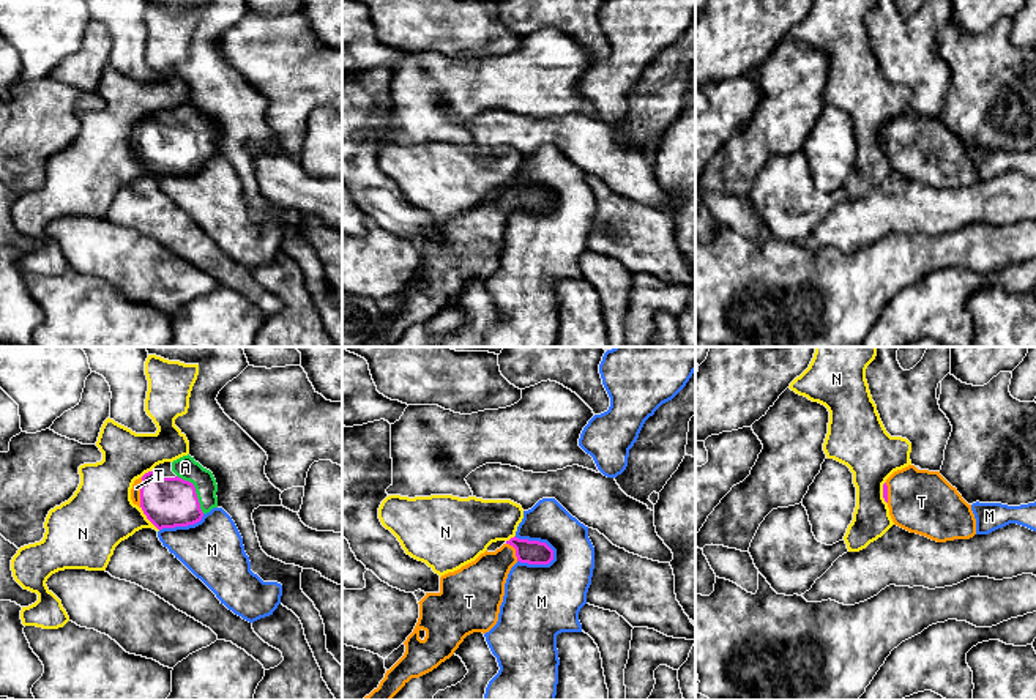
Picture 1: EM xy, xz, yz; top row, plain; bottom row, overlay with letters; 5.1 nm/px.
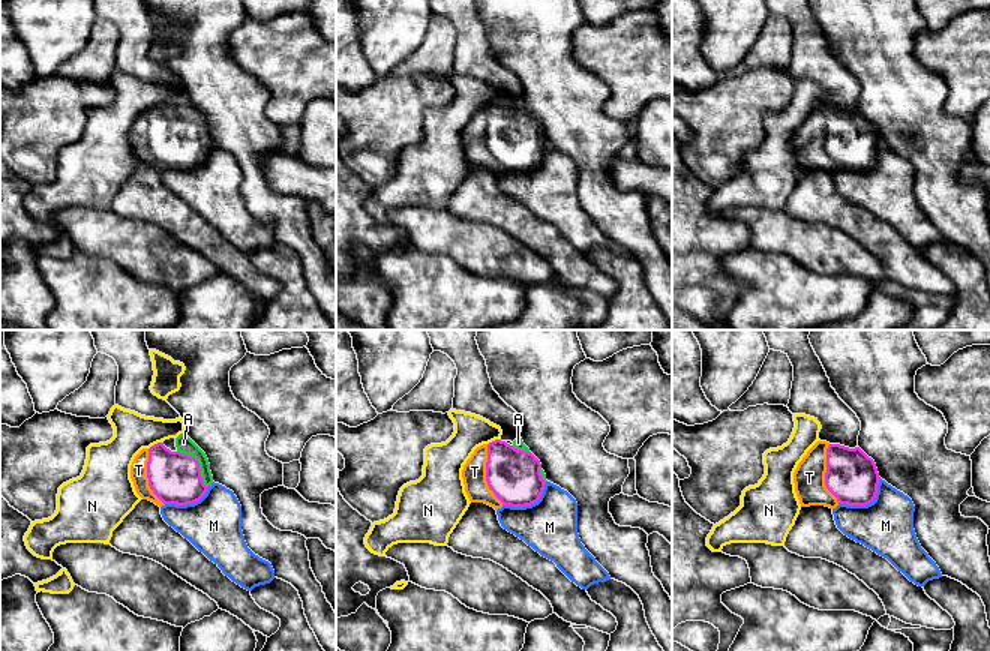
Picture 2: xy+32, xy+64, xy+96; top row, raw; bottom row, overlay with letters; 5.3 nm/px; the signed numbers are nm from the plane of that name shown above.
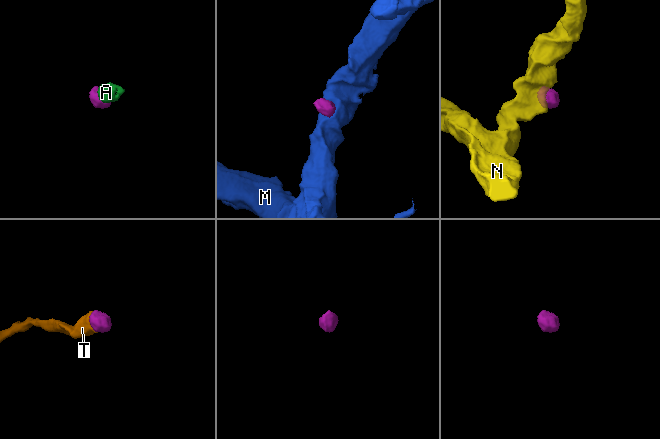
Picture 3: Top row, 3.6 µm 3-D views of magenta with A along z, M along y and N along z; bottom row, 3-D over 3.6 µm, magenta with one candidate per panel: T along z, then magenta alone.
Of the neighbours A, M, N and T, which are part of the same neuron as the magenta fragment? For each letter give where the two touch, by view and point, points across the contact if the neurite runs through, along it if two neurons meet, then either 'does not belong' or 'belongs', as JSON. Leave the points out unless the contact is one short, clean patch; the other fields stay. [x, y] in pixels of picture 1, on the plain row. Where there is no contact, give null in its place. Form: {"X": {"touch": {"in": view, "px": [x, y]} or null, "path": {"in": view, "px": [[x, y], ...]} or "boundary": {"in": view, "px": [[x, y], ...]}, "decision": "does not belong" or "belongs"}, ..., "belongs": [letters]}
{"A": {"touch": {"in": "xy", "px": [194, 137]}, "path": {"in": "xy", "px": [[167, 148], [180, 148], [194, 137], [191, 122], [185, 114]]}, "decision": "belongs"}, "M": {"touch": {"in": "xz", "px": [538, 188]}, "boundary": {"in": "xz", "px": [[514, 183], [543, 188], [552, 197], [554, 205]]}, "decision": "does not belong"}, "N": {"touch": {"in": "xy", "px": [147, 164]}, "boundary": {"in": "xy", "px": [[141, 153], [145, 164], [158, 177]]}, "decision": "does not belong"}, "T": {"touch": {"in": "xy", "px": [141, 139]}, "path": {"in": "xy", "px": [[167, 148], [152, 139], [141, 139], [136, 134]]}, "decision": "belongs"}, "belongs": ["A", "T"]}

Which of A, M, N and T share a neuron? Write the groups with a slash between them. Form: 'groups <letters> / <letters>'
groups A T / M / N

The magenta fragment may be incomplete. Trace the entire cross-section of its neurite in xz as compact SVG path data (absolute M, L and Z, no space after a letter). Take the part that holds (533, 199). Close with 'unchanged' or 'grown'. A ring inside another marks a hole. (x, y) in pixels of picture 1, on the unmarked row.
M511 184L495 199L484 199L475 208L440 224L440 238L426 240L419 251L419 265L404 289L404 303L385 320L378 334L363 347L391 347L412 325L419 325L449 306L464 285L473 279L489 279L498 268L505 230L511 214L520 208L549 211L553 197L539 188Z; grown

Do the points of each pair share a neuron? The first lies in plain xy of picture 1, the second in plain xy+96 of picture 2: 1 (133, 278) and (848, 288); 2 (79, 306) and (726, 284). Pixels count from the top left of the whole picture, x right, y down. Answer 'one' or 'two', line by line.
1: two
2: two

